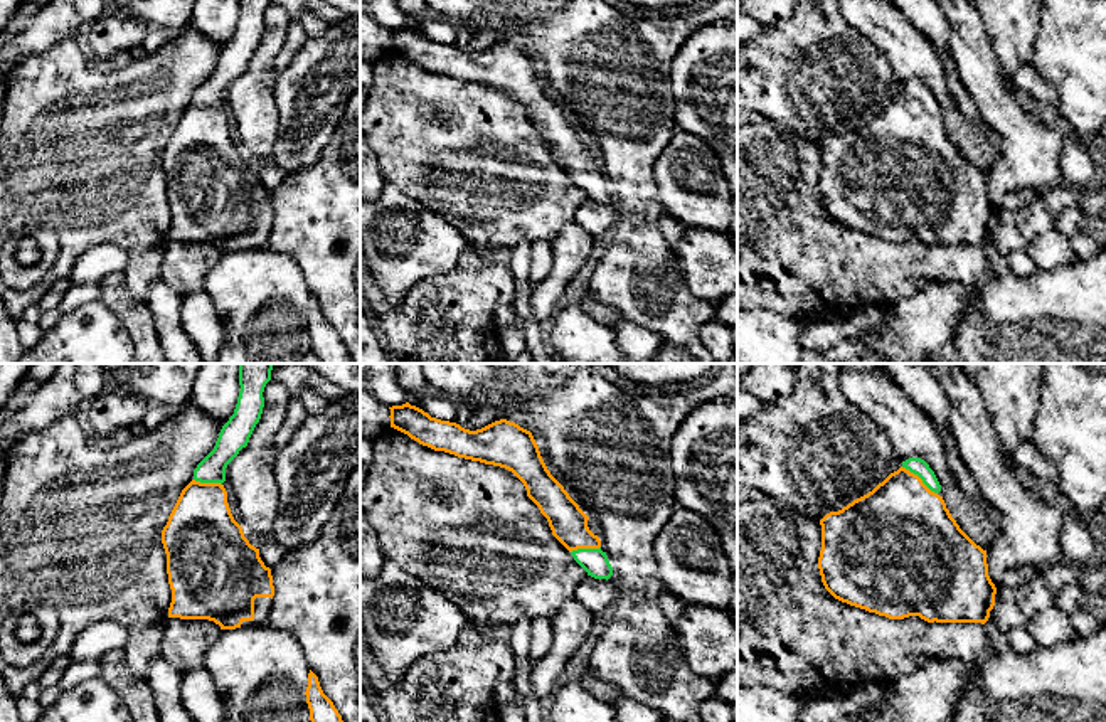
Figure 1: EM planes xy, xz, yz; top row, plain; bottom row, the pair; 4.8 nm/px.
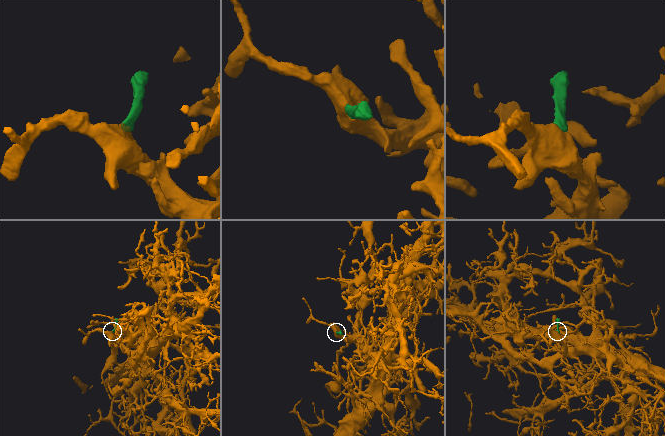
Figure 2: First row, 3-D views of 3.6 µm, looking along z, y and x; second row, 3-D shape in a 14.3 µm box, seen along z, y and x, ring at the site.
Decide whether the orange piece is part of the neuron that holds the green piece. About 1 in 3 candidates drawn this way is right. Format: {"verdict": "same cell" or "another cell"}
{"verdict": "same cell"}

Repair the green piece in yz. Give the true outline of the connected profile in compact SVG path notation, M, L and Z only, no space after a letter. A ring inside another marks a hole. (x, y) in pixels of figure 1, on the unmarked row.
M909 81L867 118L822 143L818 192L825 212L838 224L885 239L904 242L919 239L928 246L981 246L995 229L997 210L988 199L986 173L976 168L956 146L943 119L941 108L921 81Z

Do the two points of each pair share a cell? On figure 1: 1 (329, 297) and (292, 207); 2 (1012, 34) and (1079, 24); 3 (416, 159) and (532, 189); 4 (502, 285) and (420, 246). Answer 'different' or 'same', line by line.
1: same
2: different
3: same
4: different

